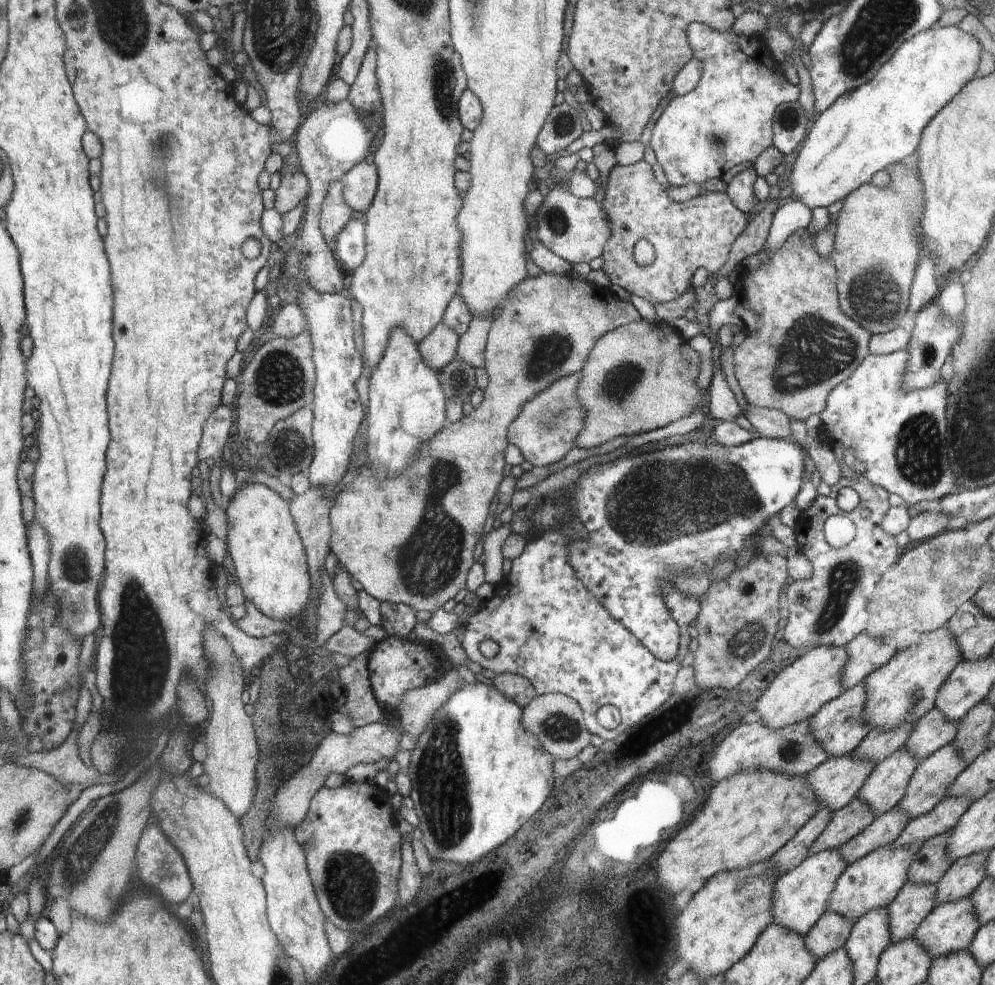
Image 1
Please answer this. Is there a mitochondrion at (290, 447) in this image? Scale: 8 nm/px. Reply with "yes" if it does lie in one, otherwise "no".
yes

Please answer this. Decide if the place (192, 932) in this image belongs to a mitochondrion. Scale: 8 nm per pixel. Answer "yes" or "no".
no

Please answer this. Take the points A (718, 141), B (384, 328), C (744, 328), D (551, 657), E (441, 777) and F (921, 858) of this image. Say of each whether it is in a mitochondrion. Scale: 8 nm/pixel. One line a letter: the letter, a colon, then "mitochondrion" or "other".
A: mitochondrion
B: other
C: other
D: other
E: mitochondrion
F: other

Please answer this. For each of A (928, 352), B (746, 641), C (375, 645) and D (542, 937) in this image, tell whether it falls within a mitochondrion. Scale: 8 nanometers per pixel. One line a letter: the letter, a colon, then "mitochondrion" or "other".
A: mitochondrion
B: mitochondrion
C: other
D: mitochondrion

